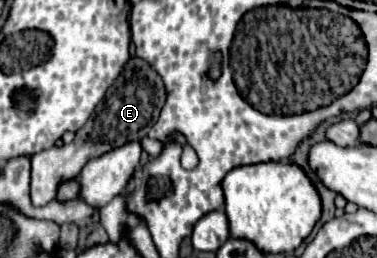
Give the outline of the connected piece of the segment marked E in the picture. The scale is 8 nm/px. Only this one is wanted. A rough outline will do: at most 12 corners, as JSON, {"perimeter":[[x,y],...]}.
{"perimeter":[[133,56],[71,144],[31,156],[49,204],[85,162],[147,136],[165,86]]}

